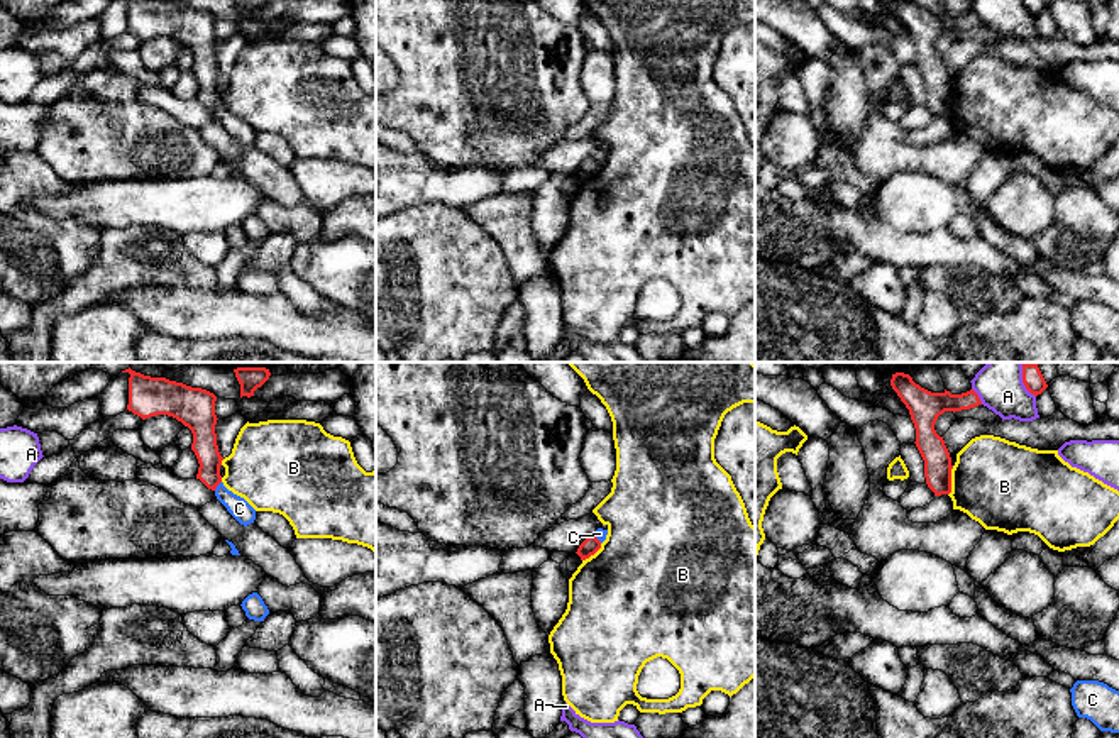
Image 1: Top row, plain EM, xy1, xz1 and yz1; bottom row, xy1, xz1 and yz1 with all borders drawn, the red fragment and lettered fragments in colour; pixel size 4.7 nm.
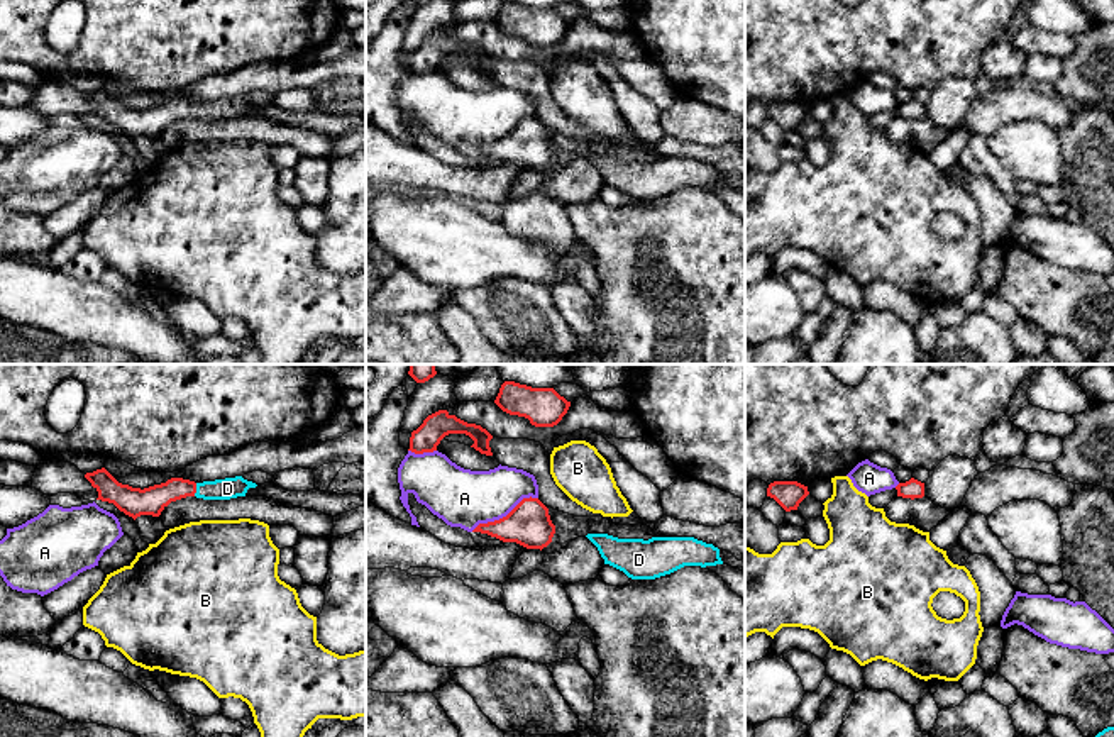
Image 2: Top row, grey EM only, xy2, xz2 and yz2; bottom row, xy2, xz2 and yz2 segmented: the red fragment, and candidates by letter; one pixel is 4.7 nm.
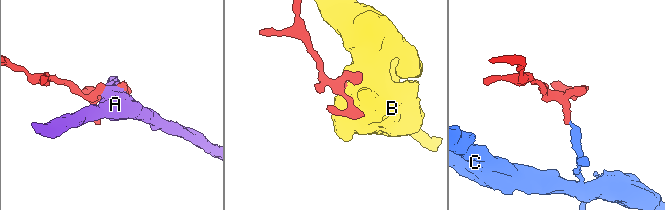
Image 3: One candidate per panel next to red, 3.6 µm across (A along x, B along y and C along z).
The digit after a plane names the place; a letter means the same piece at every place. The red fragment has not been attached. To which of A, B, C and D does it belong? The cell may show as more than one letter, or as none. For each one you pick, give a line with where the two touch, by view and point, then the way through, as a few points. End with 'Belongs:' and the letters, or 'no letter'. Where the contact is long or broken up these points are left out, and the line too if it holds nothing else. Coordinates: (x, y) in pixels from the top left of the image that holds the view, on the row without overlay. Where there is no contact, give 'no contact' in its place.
D: meets red in xy2 at (195, 110); runs through xy2 (151, 121), (171, 110), (195, 110), (227, 109)
Belongs: D

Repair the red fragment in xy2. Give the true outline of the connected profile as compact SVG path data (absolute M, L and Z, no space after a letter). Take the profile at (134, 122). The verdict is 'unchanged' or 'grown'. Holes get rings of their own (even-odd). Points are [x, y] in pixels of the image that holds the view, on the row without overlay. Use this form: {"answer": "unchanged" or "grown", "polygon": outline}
{"answer": "grown", "polygon": "M105 88L86 93L85 98L98 112L97 120L113 124L120 132L132 137L134 141L141 136L159 137L171 122L186 117L196 117L203 120L230 120L245 117L249 108L257 107L242 97L203 103L171 98L166 103L141 110L119 103Z"}

